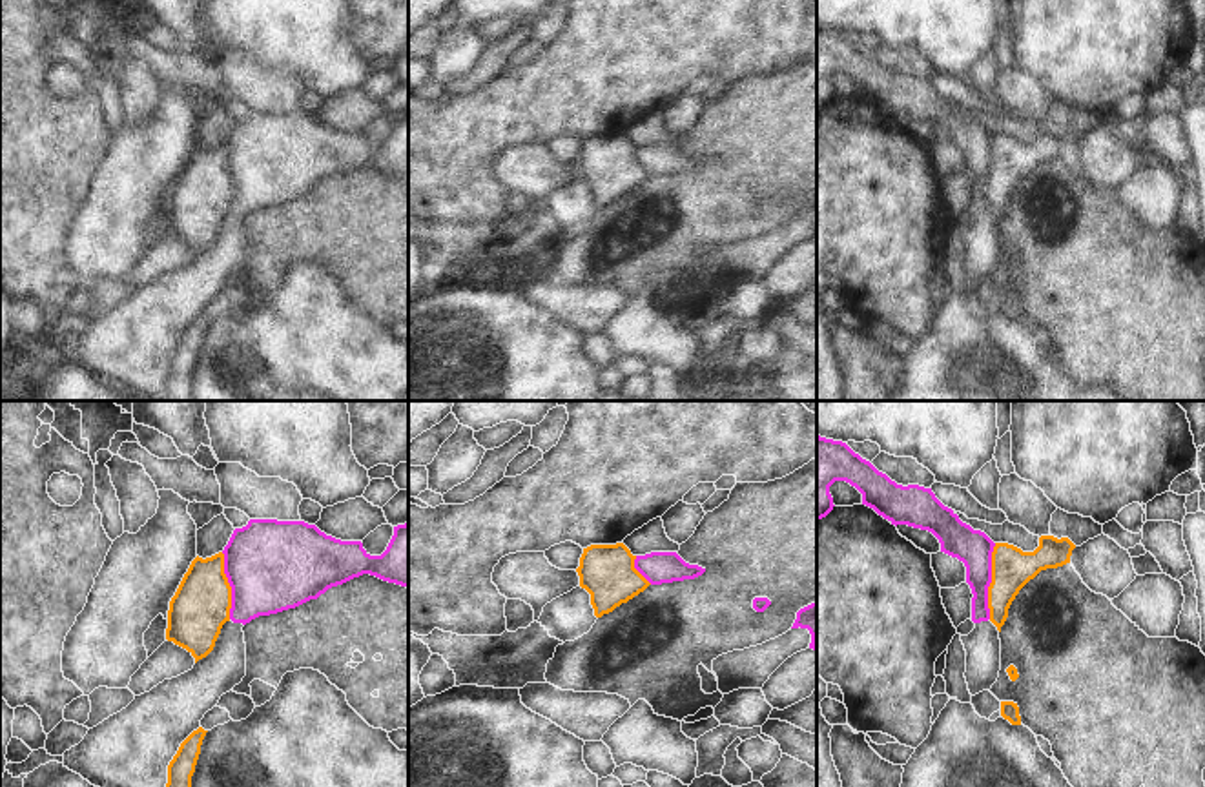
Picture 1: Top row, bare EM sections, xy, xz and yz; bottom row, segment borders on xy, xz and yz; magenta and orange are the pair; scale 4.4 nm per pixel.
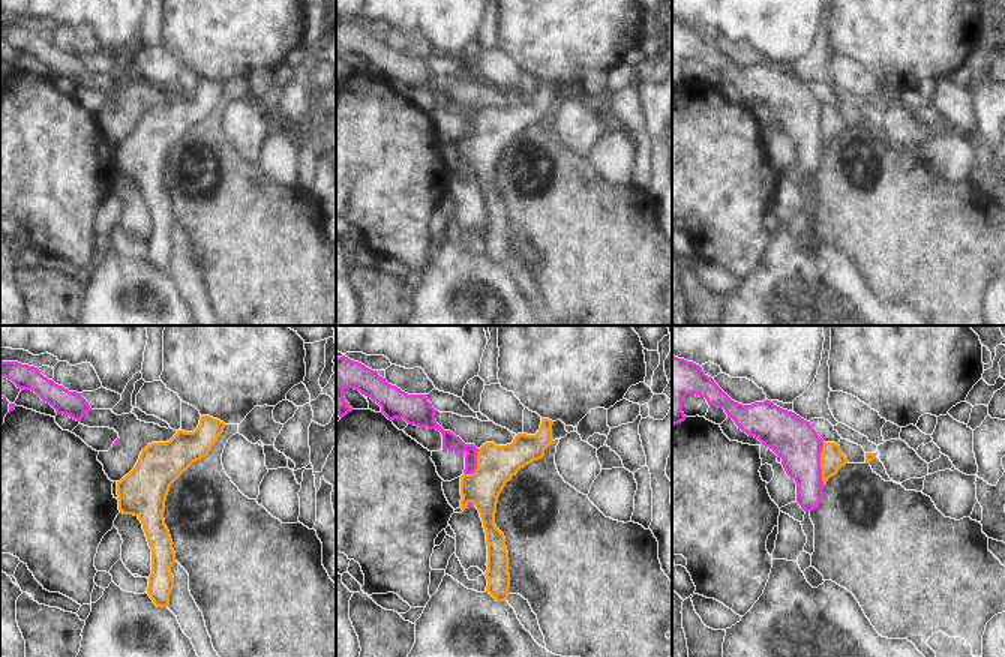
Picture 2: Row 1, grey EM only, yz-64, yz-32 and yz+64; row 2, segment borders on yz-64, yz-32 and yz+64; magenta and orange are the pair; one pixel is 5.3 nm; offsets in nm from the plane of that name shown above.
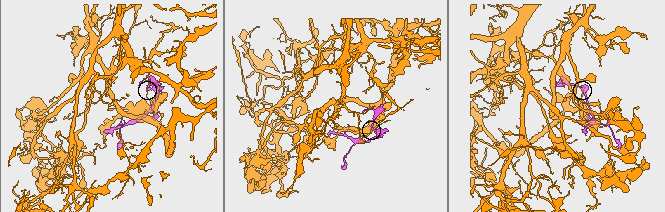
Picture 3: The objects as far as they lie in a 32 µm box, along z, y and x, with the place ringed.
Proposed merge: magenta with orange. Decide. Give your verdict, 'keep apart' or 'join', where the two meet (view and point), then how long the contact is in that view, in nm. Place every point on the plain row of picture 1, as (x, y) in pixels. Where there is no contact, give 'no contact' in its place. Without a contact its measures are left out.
keep apart; meets magenta in yz at (990, 173); contact 340 nm long

